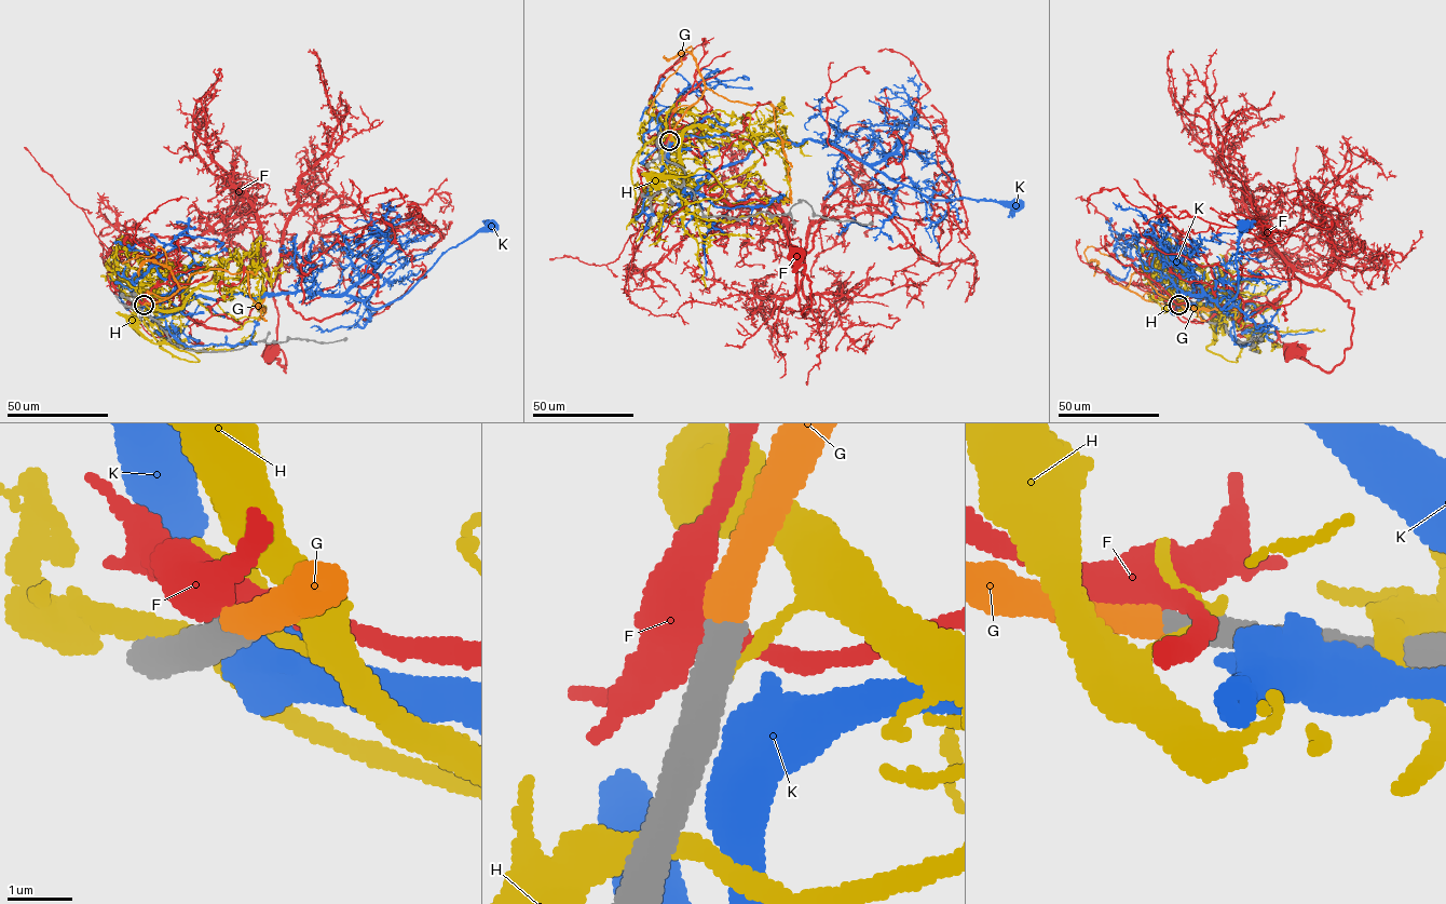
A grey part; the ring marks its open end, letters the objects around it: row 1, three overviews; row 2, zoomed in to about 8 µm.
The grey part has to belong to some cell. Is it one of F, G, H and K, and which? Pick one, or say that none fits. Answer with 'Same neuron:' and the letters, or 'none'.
Same neuron: G

